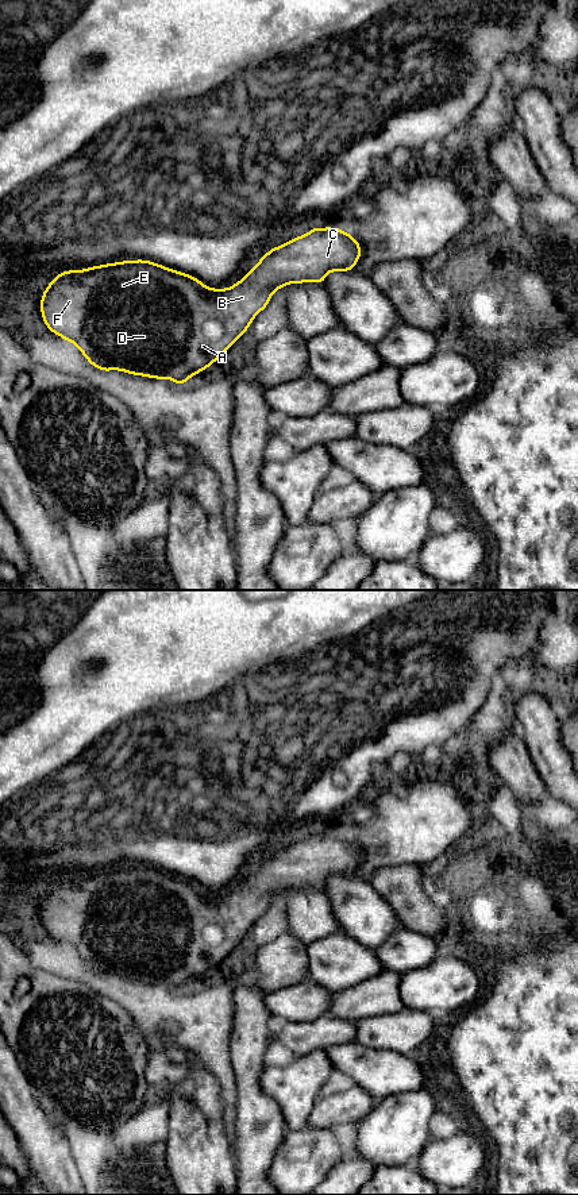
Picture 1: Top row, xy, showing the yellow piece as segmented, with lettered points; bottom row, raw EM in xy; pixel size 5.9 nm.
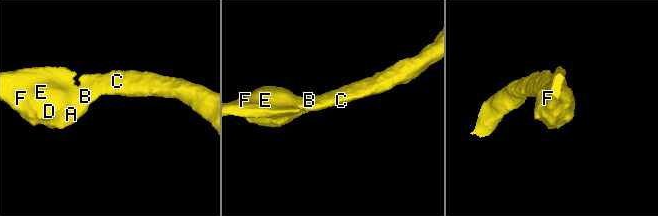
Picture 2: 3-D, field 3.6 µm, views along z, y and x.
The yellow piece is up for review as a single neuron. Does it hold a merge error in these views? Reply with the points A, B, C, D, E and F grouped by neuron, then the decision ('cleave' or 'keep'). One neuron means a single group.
A B C D E F; keep

